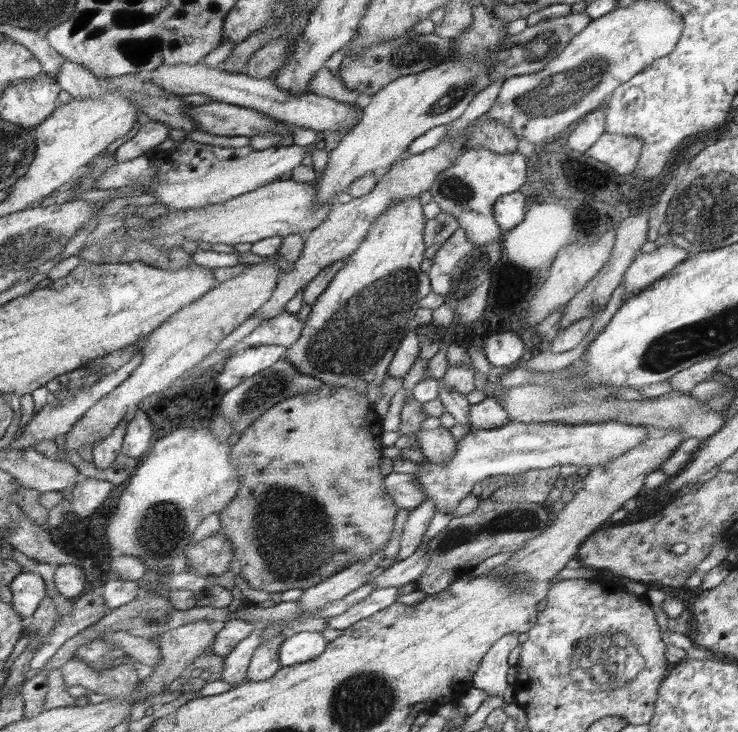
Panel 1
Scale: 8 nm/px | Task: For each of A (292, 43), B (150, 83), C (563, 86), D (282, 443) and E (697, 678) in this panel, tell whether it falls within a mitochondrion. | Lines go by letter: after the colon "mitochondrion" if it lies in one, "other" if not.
A: other
B: other
C: mitochondrion
D: other
E: other

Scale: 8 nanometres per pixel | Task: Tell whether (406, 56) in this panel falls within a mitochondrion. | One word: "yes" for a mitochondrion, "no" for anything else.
yes

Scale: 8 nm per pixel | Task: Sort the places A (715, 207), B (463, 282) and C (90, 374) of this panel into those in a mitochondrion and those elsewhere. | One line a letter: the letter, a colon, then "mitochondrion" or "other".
A: mitochondrion
B: mitochondrion
C: mitochondrion

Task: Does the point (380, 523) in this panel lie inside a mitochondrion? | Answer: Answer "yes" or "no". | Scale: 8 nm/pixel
no

